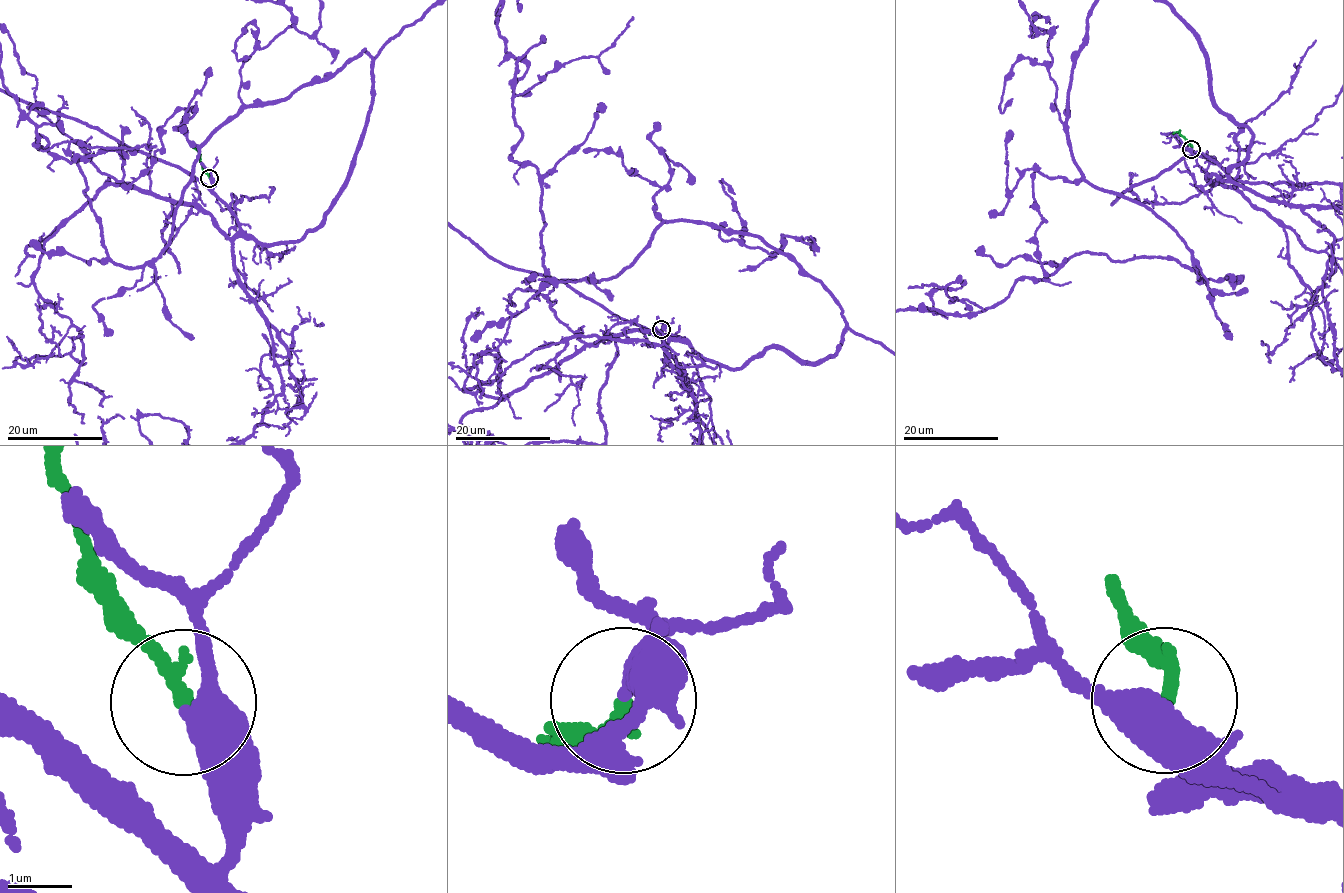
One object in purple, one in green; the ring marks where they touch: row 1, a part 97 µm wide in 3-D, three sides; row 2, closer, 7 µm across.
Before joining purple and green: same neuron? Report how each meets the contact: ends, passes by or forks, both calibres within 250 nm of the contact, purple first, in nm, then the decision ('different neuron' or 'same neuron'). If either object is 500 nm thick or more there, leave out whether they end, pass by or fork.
purple passes by; green ends; calibres 400 and 200 nm; same neuron

